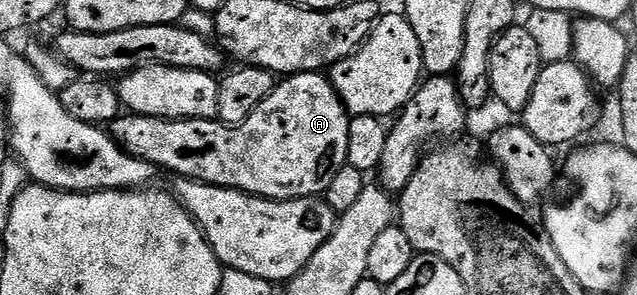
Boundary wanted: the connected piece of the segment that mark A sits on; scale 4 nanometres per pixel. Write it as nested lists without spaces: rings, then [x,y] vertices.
[[[310,72],[282,77],[271,93],[253,109],[251,116],[237,126],[226,126],[212,118],[152,118],[125,112],[110,122],[107,130],[126,154],[142,158],[162,171],[170,170],[173,176],[194,178],[207,186],[226,186],[229,190],[241,190],[257,198],[291,200],[322,193],[323,183],[334,165],[333,157],[336,154],[338,157],[339,151],[347,144],[349,119],[332,81],[324,73]]]

